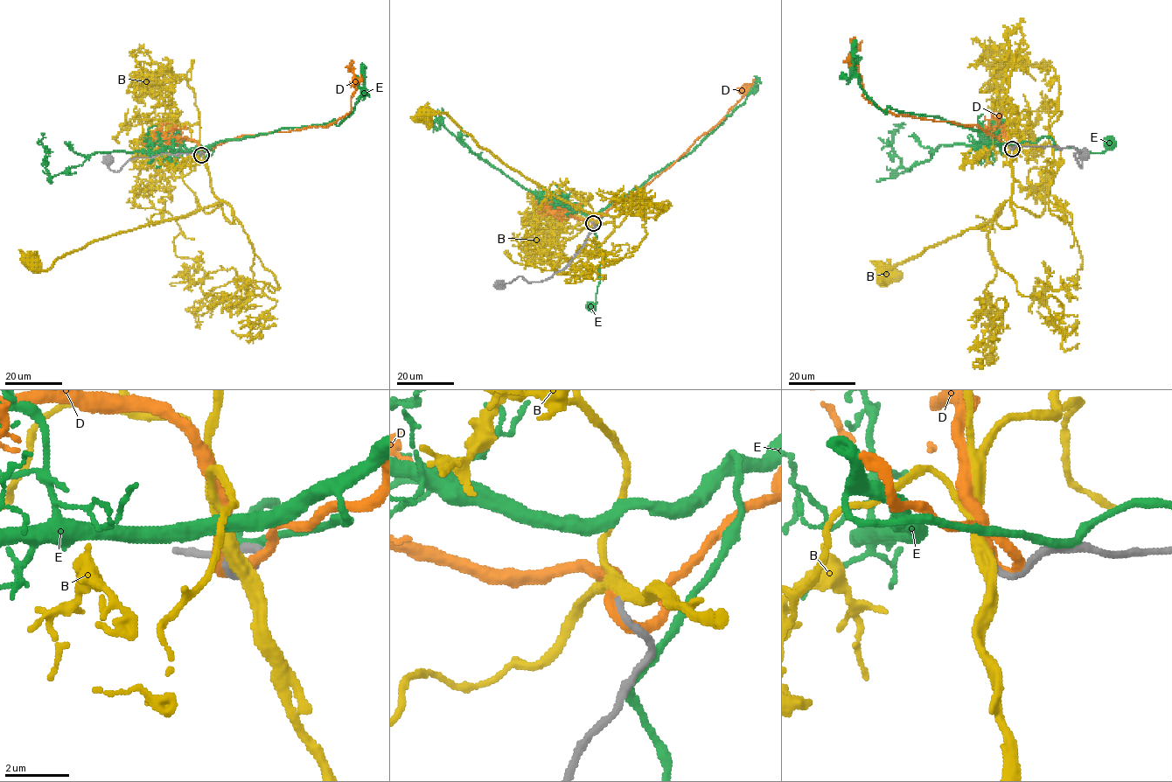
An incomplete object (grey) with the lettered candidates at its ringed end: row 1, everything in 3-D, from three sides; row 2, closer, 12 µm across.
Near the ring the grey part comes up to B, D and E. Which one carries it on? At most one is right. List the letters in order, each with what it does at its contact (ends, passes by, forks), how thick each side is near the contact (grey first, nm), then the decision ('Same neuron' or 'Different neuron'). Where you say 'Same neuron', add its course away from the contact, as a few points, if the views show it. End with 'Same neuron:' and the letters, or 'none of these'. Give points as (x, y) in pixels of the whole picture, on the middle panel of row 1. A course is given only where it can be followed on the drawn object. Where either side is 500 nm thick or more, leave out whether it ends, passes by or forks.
B: It passes by. Thickness 240 nm (grey) against 360 nm. Different neuron
D: It passes by. Thickness 300 nm (grey) against 320 nm. Same neuron. Its course: (593, 223), (618, 201), (637, 192), (671, 166), (719, 122), (746, 92), (745, 87), (742, 95)
E: It passes by. Thickness 240 nm (grey) against 260 nm. Different neuron
Same neuron: D

